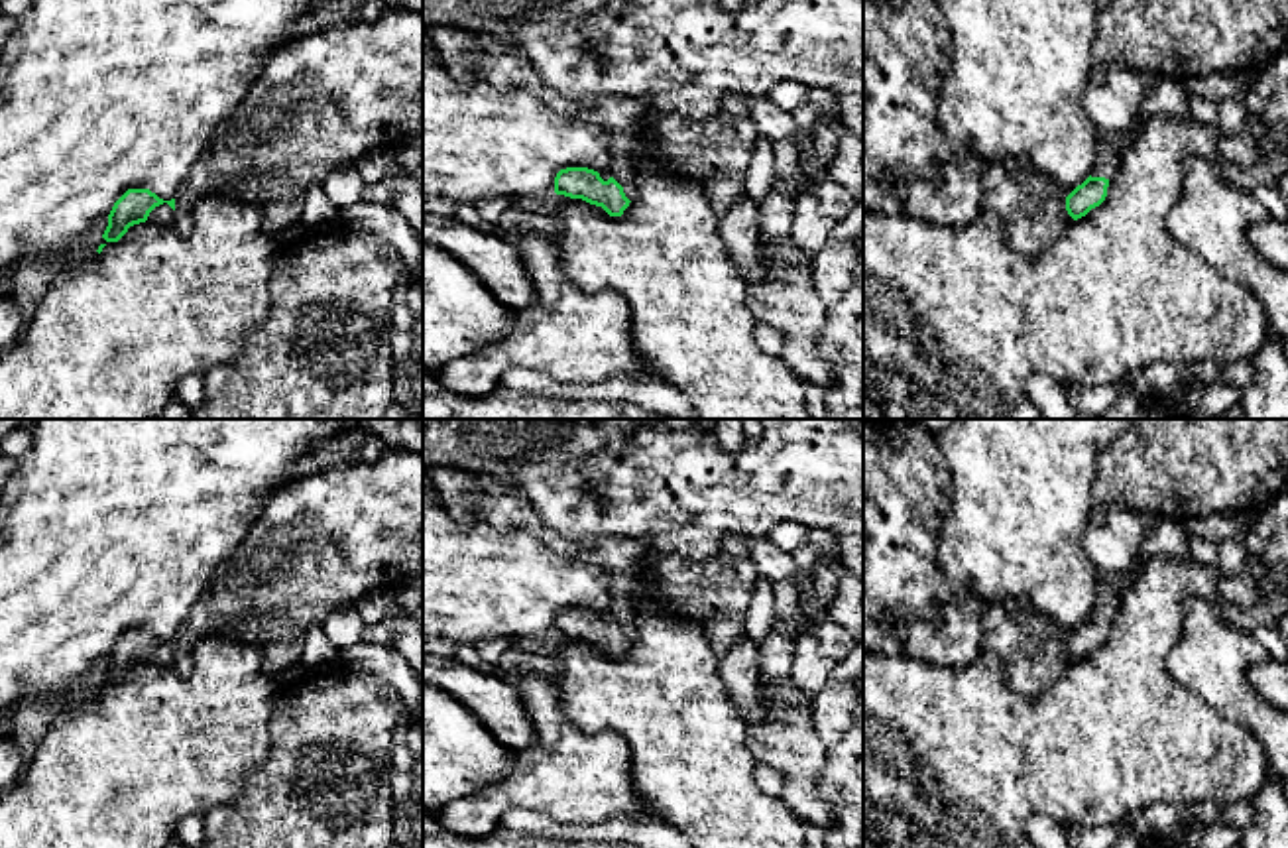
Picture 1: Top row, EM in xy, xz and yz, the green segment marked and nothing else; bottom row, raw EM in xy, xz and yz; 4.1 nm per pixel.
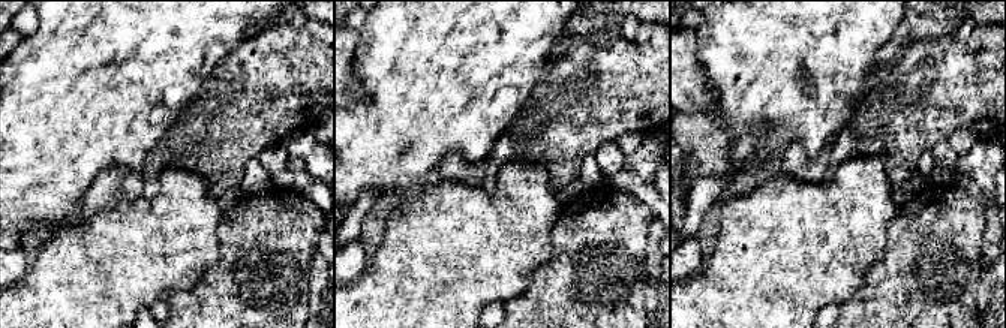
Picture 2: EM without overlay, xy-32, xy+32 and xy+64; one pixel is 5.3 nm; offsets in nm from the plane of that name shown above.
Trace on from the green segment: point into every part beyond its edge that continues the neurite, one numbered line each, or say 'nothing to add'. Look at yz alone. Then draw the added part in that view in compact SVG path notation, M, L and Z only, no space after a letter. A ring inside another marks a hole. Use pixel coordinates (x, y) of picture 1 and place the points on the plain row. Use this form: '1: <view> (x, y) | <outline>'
1: yz (1110, 591) | M1121 576L1101 578L1097 586L1097 596L1093 600L1093 606L1089 610L1091 618L1105 618L1113 620L1117 614L1117 608L1121 604L1121 596L1125 592L1125 582Z

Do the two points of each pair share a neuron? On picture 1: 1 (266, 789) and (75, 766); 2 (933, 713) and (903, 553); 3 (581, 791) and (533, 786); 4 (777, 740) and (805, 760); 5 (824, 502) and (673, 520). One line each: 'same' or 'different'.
1: different
2: different
3: same
4: same
5: same

